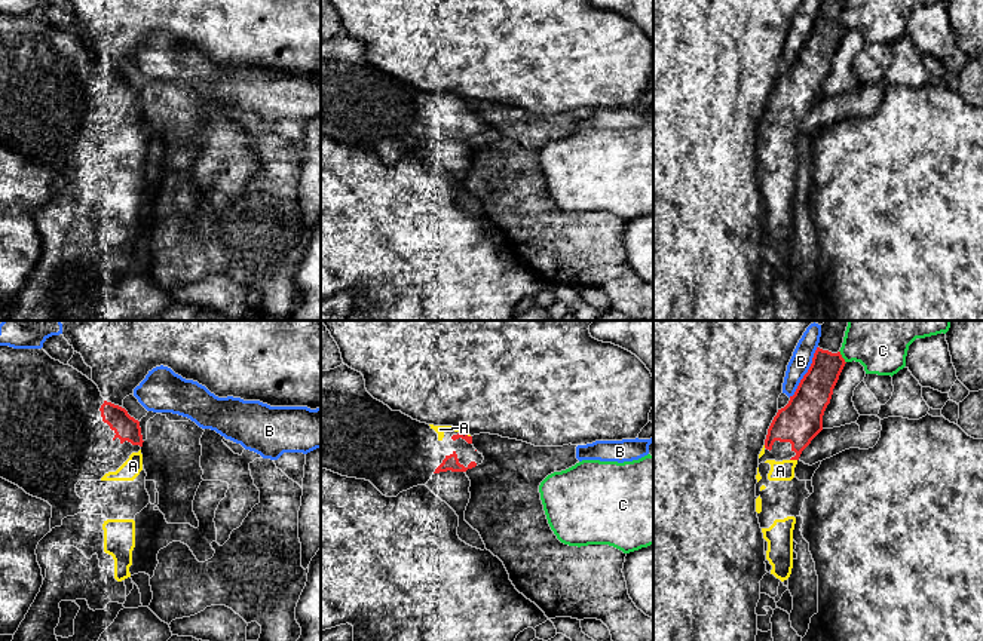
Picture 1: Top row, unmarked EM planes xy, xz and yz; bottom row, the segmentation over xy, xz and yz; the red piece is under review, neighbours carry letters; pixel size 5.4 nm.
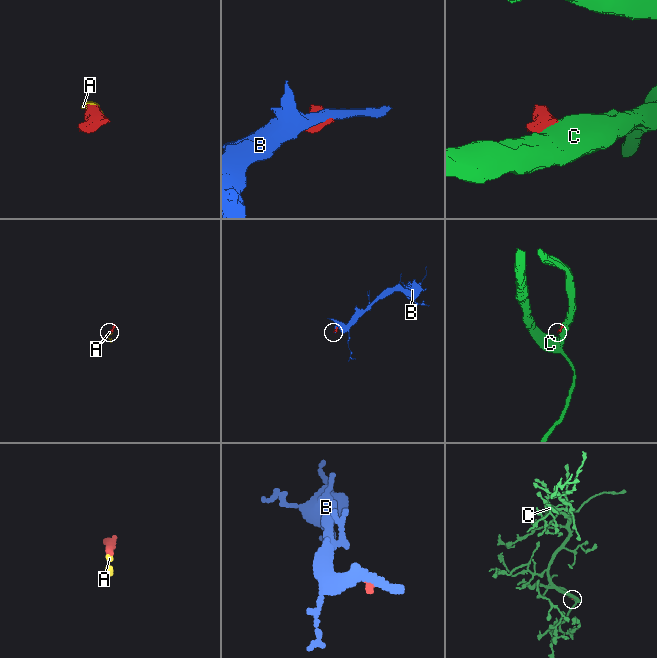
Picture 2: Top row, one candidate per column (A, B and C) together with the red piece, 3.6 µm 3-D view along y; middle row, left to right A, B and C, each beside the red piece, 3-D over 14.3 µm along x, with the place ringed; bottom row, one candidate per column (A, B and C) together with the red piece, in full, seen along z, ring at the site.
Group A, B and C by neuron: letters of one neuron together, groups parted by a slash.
A / B / C

